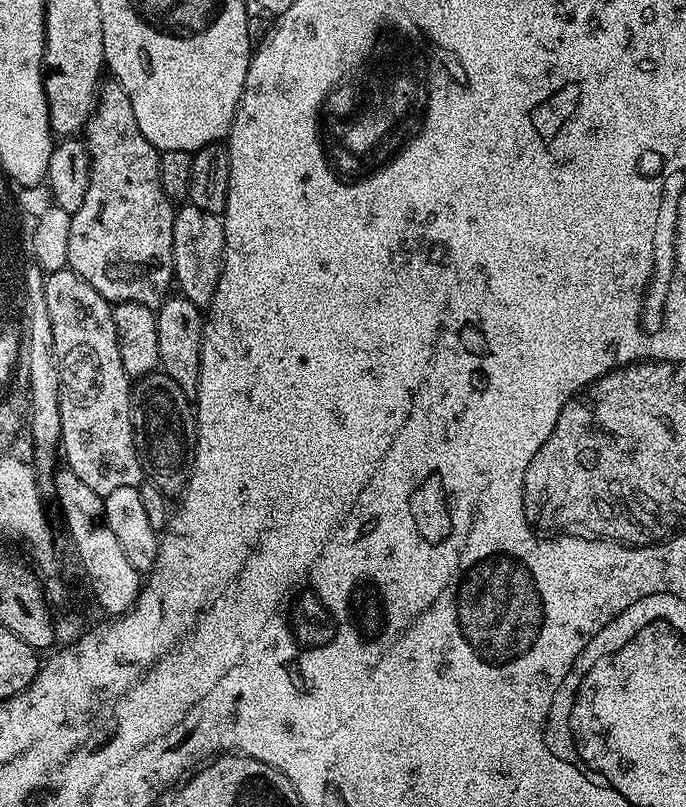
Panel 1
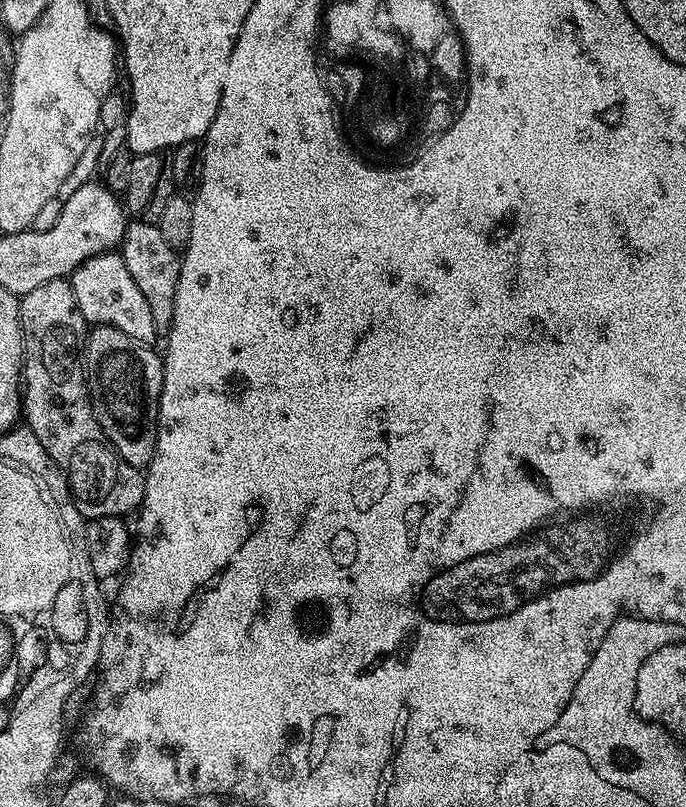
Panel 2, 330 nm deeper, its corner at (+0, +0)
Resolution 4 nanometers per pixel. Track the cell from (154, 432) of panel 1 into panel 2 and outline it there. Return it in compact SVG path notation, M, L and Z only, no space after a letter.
M93 327L87 333L82 349L82 363L92 409L98 418L105 438L111 442L117 454L130 466L147 469L156 453L156 429L160 427L160 391L164 381L164 362L159 351L147 344L139 344L134 338L122 334L122 330Z

